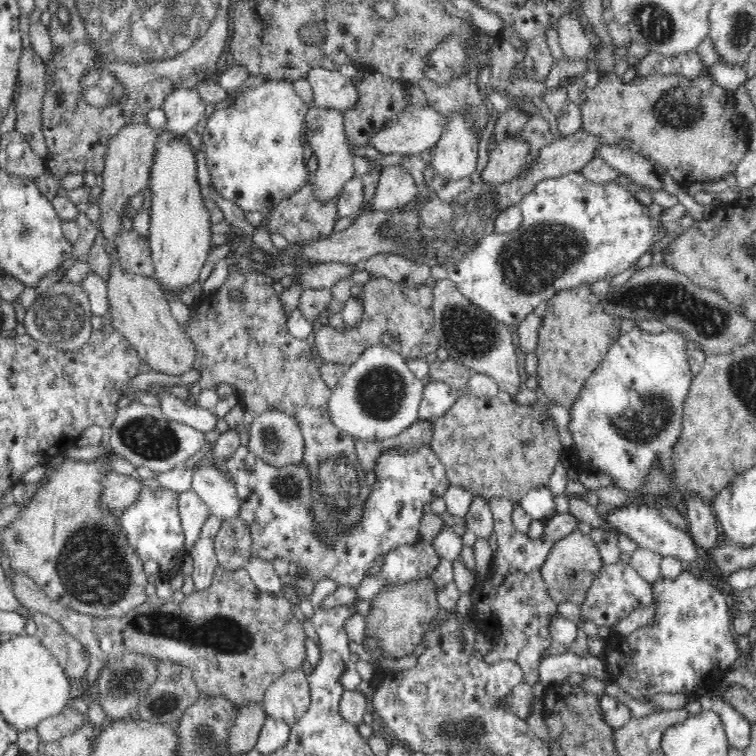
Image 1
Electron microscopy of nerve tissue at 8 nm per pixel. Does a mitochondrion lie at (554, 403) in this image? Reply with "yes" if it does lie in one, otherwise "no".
no

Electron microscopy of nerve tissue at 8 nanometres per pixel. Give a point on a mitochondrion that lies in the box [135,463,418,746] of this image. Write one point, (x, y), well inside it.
(166, 703)

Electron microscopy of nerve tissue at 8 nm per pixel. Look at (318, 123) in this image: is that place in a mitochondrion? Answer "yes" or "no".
yes

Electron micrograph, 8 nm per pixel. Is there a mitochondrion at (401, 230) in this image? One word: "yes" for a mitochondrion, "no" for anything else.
yes

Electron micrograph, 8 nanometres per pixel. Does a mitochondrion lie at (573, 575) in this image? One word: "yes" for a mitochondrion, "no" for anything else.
no

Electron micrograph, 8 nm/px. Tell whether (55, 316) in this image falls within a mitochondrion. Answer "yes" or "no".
yes

